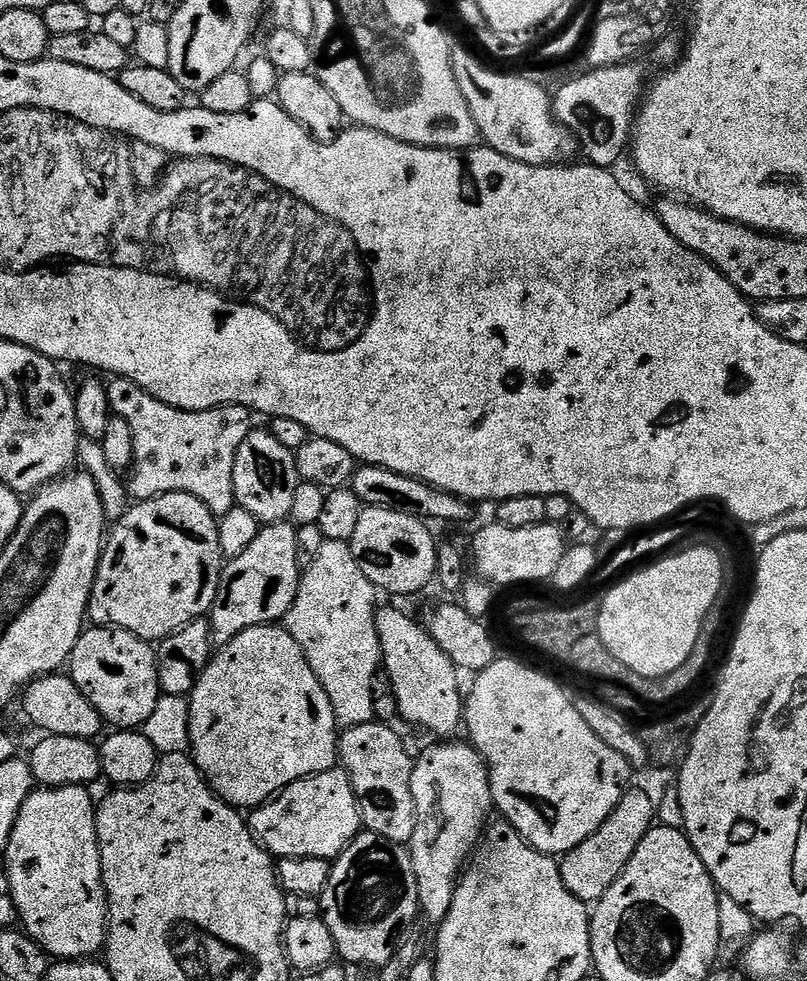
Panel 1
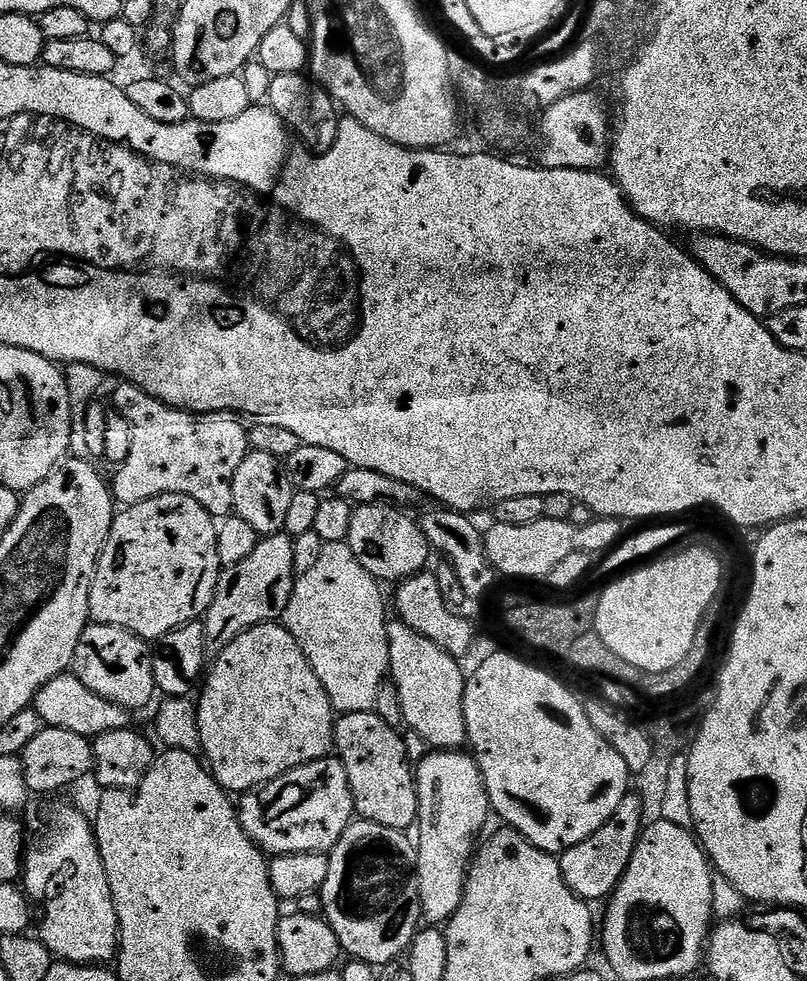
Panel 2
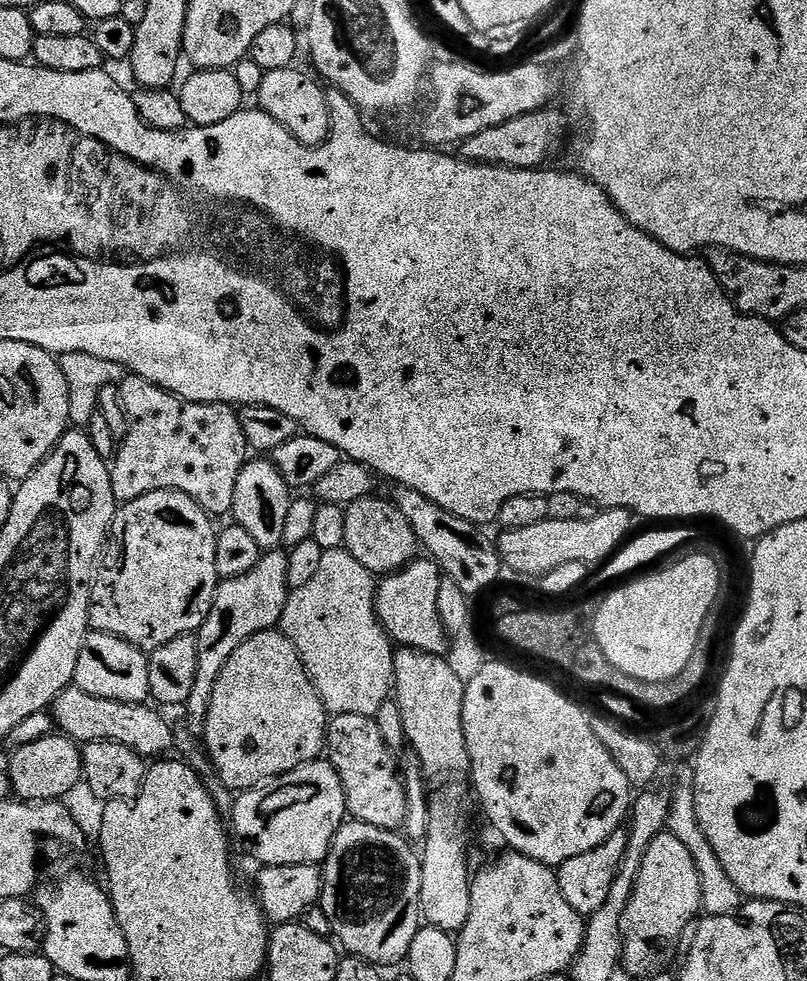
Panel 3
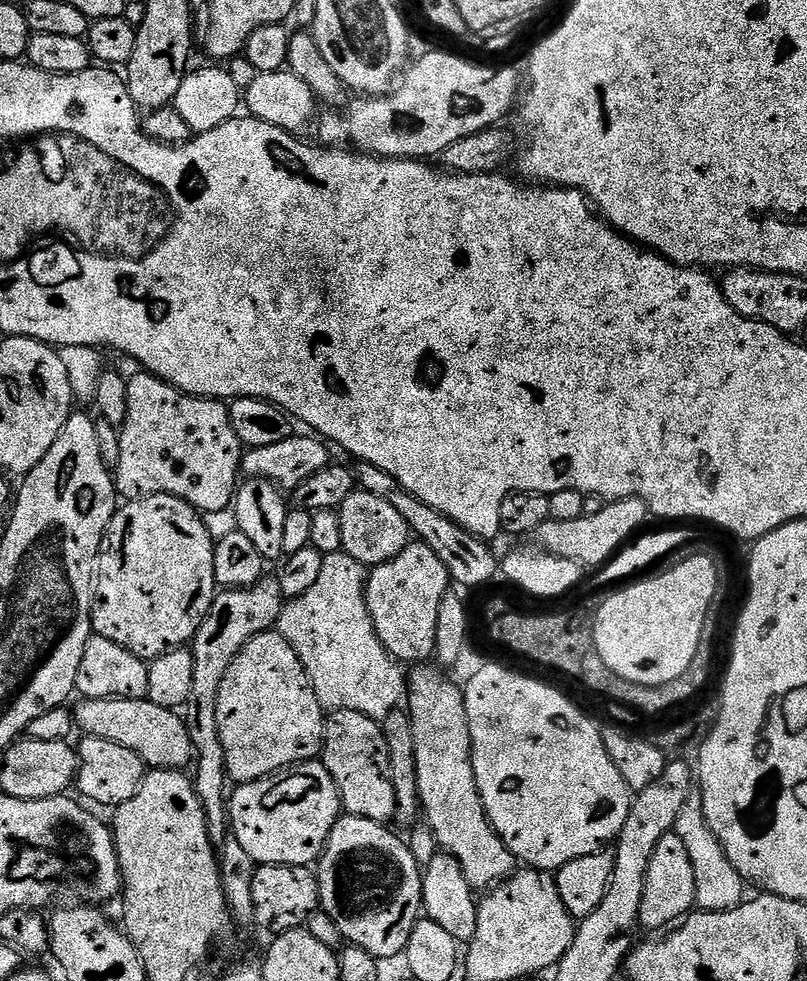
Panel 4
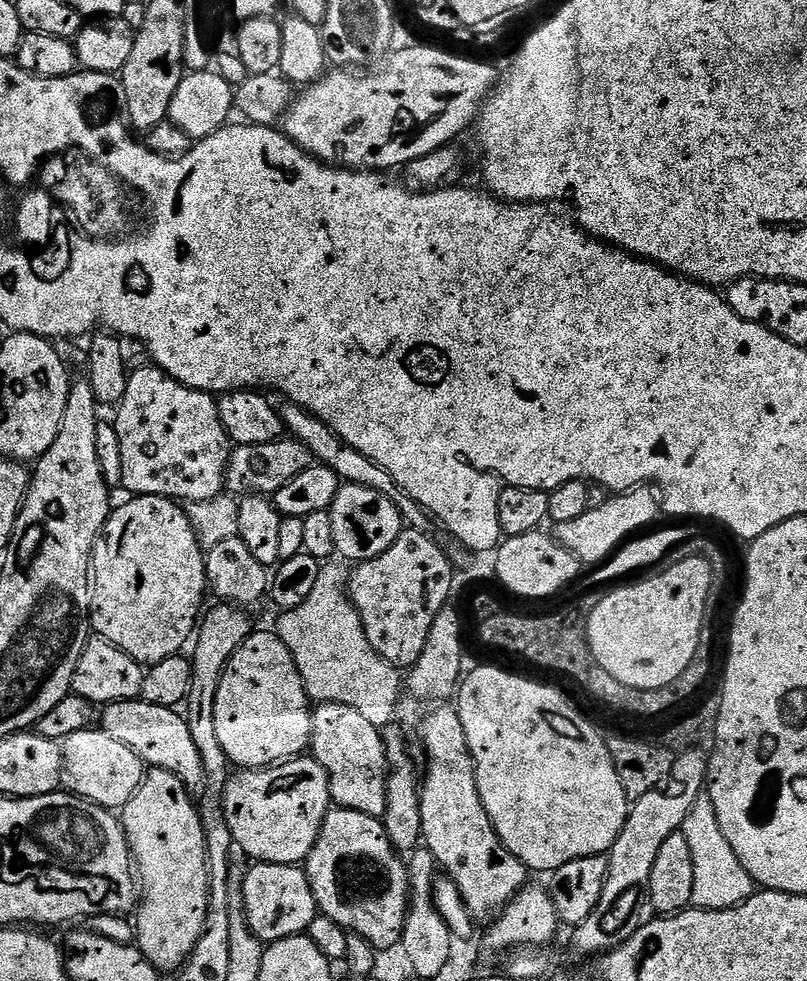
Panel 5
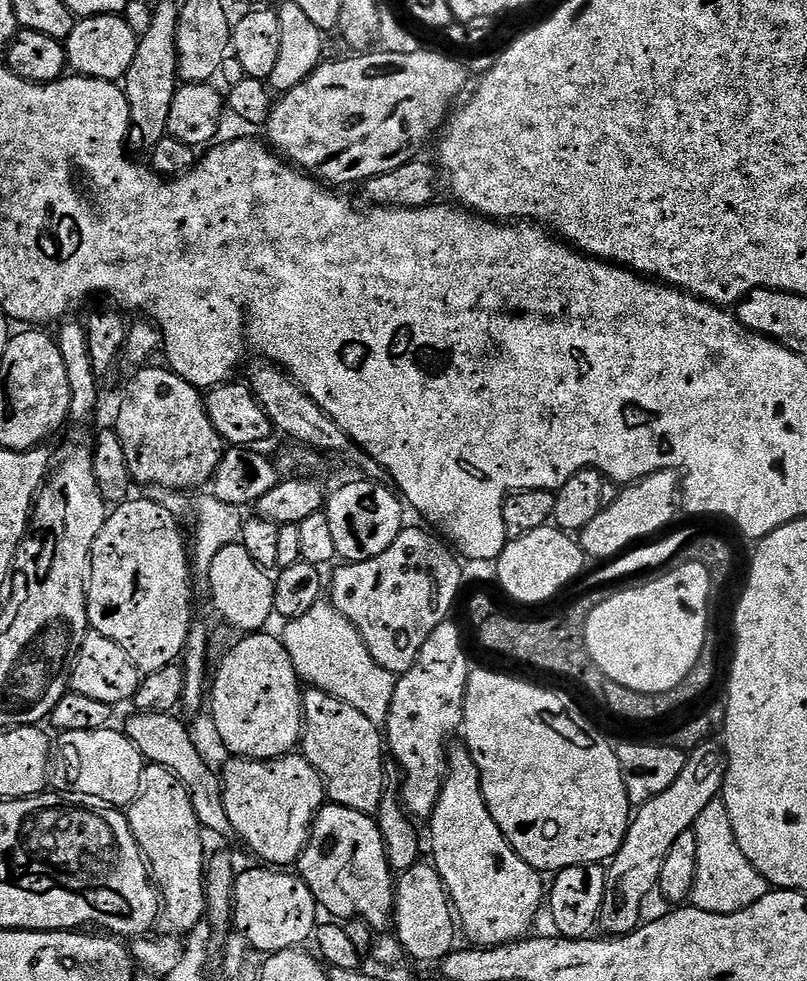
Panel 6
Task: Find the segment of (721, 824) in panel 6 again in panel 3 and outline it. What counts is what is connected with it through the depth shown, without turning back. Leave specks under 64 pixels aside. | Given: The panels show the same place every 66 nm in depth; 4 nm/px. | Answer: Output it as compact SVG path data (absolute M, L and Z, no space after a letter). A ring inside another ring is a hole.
M691 759L680 760L675 763L674 786L671 791L671 808L668 811L667 831L678 838L686 850L689 850L699 870L699 880L702 882L703 911L710 916L733 915L742 904L742 894L733 884L733 880L726 874L725 868L718 861L718 856L710 846L709 840L702 832L701 824L697 818L697 806L694 799L694 770L695 763Z

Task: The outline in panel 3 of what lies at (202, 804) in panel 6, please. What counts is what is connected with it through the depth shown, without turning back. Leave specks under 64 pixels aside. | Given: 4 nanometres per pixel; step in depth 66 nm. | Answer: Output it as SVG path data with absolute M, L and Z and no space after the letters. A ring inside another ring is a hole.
M69 686L52 703L50 715L55 727L81 746L105 740L126 746L145 758L160 758L172 744L172 728L155 712L155 707L148 707L147 703L127 704L106 698L94 698L94 694L86 694L86 690Z

